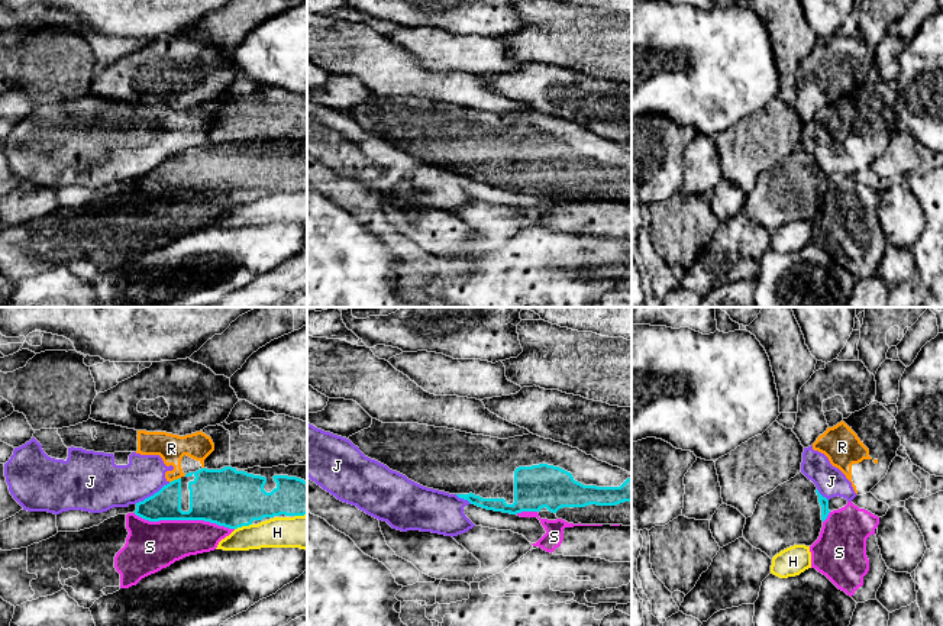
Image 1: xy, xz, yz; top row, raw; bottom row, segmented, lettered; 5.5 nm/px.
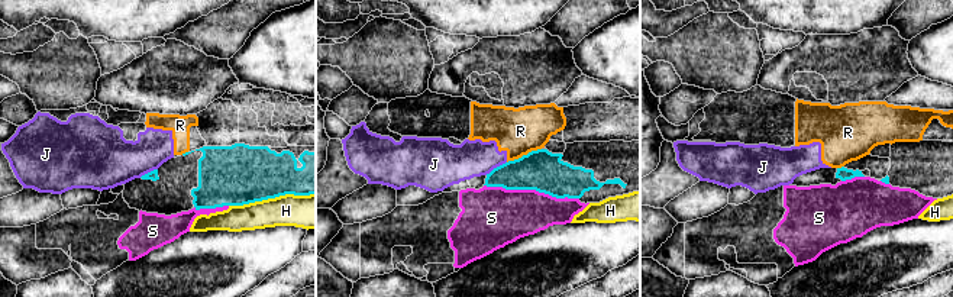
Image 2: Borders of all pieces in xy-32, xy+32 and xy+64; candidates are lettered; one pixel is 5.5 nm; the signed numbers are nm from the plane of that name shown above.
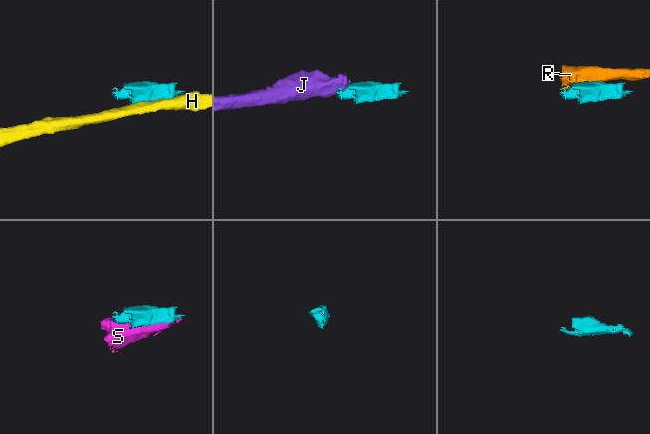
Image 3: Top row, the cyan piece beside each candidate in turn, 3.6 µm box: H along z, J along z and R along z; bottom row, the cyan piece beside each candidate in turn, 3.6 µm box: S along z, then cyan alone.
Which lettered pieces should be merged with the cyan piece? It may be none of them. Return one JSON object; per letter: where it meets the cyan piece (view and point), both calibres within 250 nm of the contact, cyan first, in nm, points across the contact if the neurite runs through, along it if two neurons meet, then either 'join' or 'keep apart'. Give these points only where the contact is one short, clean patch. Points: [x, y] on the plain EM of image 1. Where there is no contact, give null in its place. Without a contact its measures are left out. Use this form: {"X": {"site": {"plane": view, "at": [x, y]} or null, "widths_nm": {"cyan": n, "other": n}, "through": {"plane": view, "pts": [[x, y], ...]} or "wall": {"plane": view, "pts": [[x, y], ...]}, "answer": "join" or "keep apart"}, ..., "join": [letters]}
{"H": {"site": {"plane": "xy", "at": [242, 200]}, "widths_nm": {"cyan": 320, "other": 180}, "answer": "keep apart"}, "J": {"site": {"plane": "xy", "at": [154, 170]}, "widths_nm": {"cyan": 170, "other": 240}, "wall": {"plane": "xy", "pts": [[170, 158], [135, 178]]}, "answer": "keep apart"}, "R": {"site": {"plane": "xy", "at": [174, 155]}, "widths_nm": {"cyan": 300, "other": 160}, "wall": {"plane": "xy", "pts": [[180, 152], [170, 158]]}, "answer": "keep apart"}, "S": {"site": {"plane": "xy", "at": [184, 194]}, "widths_nm": {"cyan": 300, "other": 280}, "answer": "keep apart"}, "join": []}

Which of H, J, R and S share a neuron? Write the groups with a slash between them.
H / J R / S

